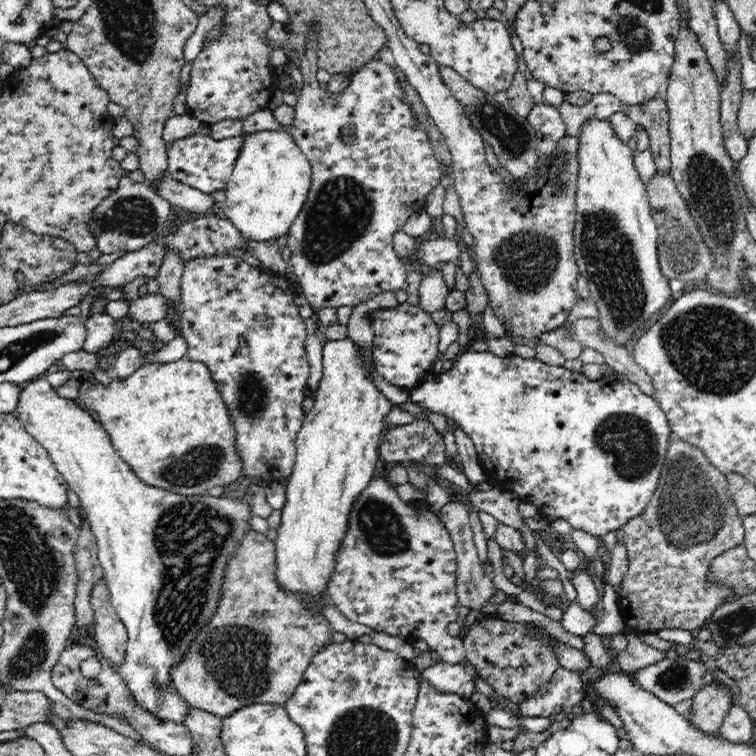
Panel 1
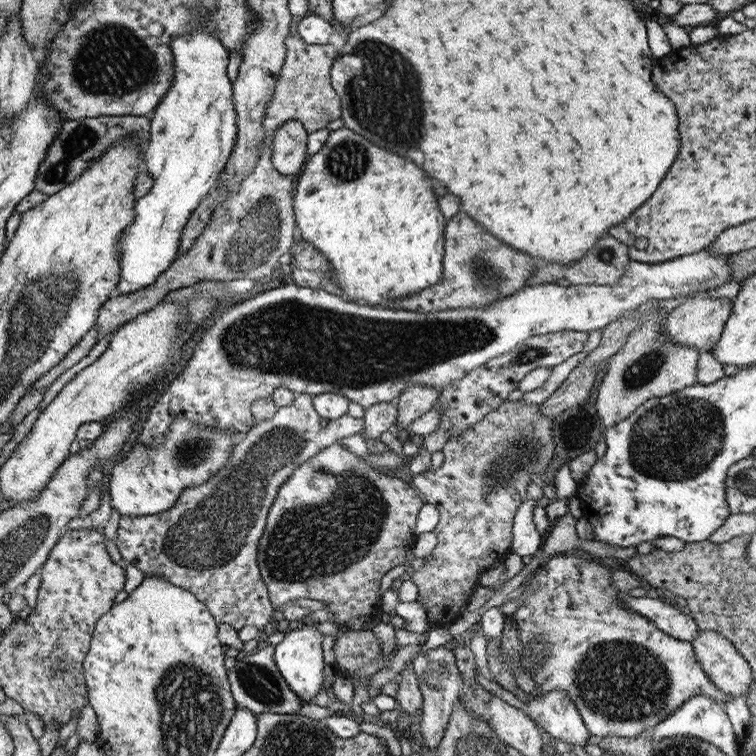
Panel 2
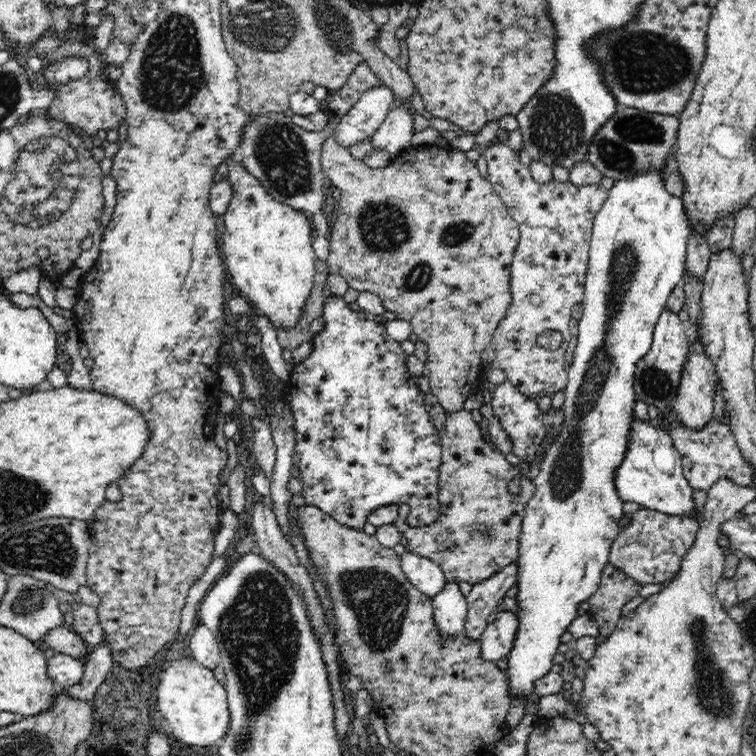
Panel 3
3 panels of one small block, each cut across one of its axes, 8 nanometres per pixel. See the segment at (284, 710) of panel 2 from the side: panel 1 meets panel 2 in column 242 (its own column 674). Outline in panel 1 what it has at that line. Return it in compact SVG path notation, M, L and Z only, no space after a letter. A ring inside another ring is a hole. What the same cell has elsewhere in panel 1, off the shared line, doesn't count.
M680 656L677 660L668 658L637 670L635 680L666 705L676 707L694 699L694 695L706 686L703 679L706 673L700 659L687 661Z

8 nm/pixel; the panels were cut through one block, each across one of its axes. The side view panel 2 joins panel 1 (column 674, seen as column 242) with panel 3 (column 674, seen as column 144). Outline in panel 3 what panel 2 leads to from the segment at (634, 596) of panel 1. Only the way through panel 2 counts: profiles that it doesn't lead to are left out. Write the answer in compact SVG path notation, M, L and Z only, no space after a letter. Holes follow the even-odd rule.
M693 490L694 510L690 514L667 515L658 511L639 509L630 516L610 549L609 565L630 576L640 586L664 585L679 572L684 556L692 548L707 494Z

